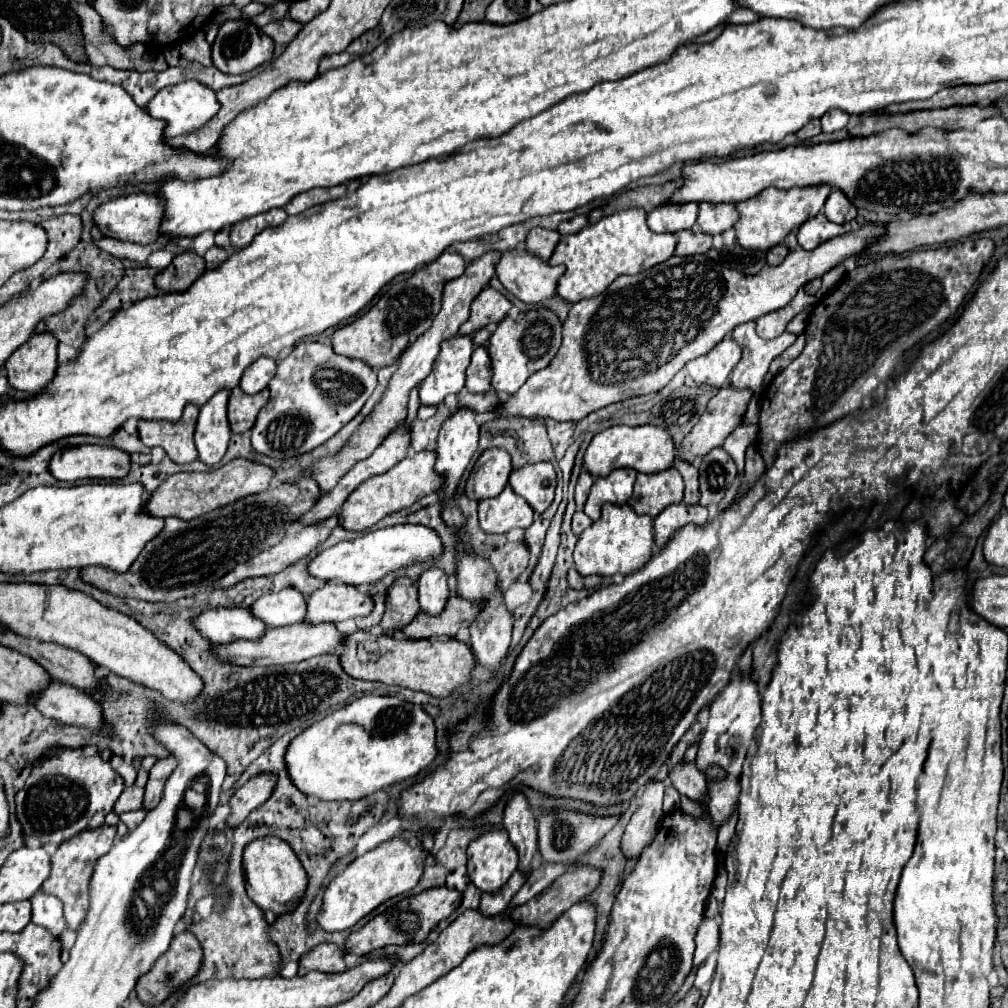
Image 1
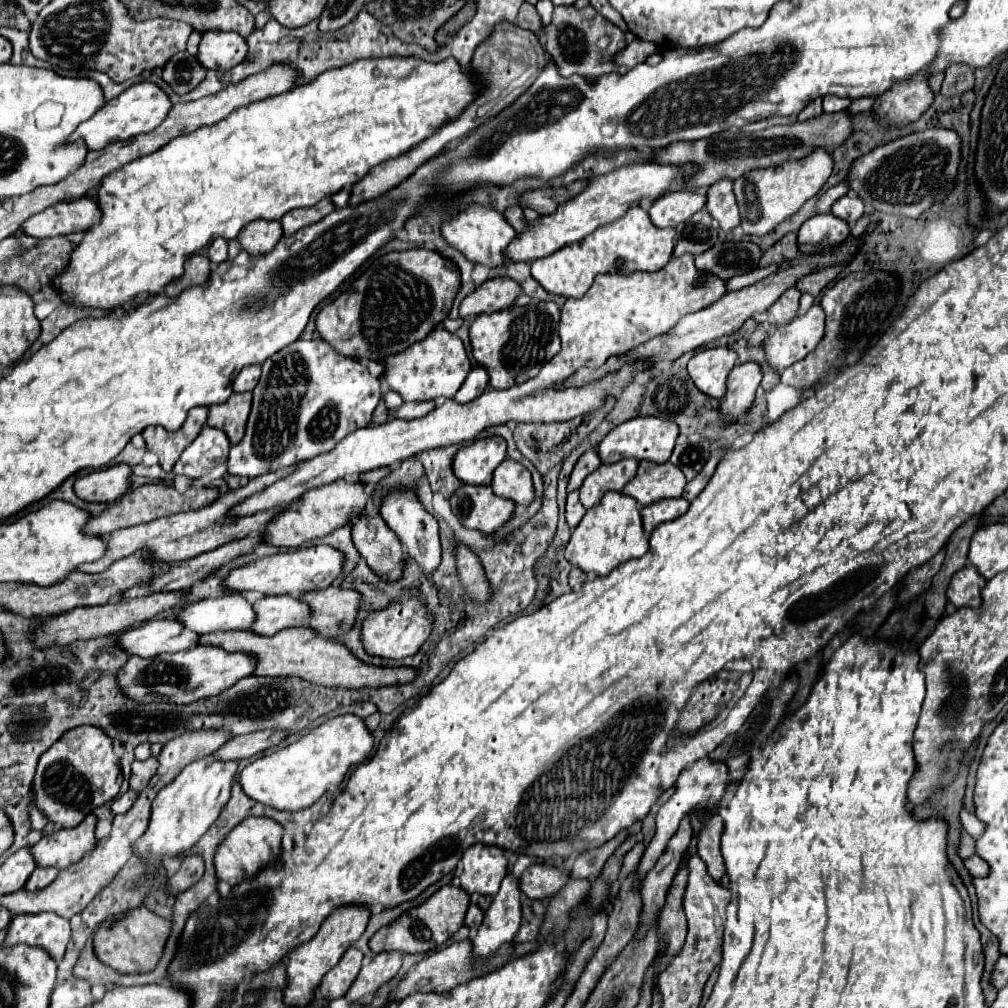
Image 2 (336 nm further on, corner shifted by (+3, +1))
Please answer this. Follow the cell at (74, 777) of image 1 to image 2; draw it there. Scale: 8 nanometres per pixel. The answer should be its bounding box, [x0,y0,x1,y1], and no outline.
[33,725,123,827]

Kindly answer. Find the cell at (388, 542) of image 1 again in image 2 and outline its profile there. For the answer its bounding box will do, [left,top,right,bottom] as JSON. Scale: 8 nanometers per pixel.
[223,545,343,597]

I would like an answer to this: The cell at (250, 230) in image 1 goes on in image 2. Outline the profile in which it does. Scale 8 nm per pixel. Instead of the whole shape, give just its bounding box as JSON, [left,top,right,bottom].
[239,219,283,255]

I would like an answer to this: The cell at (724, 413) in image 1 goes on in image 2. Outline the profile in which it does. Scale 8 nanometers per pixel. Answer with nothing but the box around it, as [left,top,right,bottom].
[721,361,763,421]

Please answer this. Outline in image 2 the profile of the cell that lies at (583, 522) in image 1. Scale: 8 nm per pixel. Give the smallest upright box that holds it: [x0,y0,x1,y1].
[565,491,585,529]

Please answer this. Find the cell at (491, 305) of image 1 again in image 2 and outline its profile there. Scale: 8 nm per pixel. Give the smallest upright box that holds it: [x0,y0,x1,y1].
[459,277,521,317]

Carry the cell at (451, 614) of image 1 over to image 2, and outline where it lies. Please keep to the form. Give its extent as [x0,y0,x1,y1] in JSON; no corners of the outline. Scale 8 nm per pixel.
[299,587,359,637]

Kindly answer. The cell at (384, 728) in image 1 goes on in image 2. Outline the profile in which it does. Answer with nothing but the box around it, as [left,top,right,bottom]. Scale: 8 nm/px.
[237,715,373,811]

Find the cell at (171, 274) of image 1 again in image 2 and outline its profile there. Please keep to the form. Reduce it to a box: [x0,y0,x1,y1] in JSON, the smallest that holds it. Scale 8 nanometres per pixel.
[163,255,211,297]

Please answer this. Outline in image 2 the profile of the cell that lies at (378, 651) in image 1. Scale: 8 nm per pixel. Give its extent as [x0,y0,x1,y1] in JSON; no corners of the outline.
[197,627,415,687]

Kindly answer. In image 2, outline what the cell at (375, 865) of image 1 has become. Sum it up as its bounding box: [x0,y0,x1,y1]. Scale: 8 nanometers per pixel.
[283,905,369,1007]

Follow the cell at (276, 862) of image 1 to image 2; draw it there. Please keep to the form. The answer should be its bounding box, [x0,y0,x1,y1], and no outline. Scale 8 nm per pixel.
[215,817,283,885]

